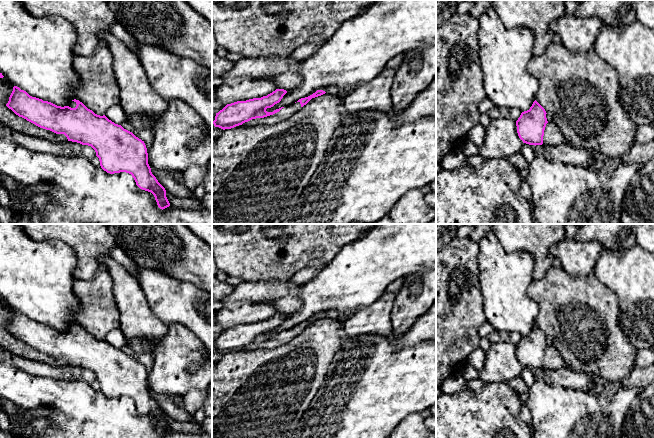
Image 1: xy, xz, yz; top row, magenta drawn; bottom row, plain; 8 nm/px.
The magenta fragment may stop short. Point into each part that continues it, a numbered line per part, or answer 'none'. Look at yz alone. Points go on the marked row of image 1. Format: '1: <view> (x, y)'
none

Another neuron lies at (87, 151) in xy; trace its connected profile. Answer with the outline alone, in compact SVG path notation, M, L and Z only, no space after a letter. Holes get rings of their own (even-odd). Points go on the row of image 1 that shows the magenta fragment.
M0 122L0 138L11 139L28 150L54 155L82 154L90 161L96 156L95 150L88 145L72 141L46 140L34 136L18 133Z

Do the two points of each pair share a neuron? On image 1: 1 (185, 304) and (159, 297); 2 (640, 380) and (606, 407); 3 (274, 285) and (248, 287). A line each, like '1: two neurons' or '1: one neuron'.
1: one neuron
2: two neurons
3: one neuron

